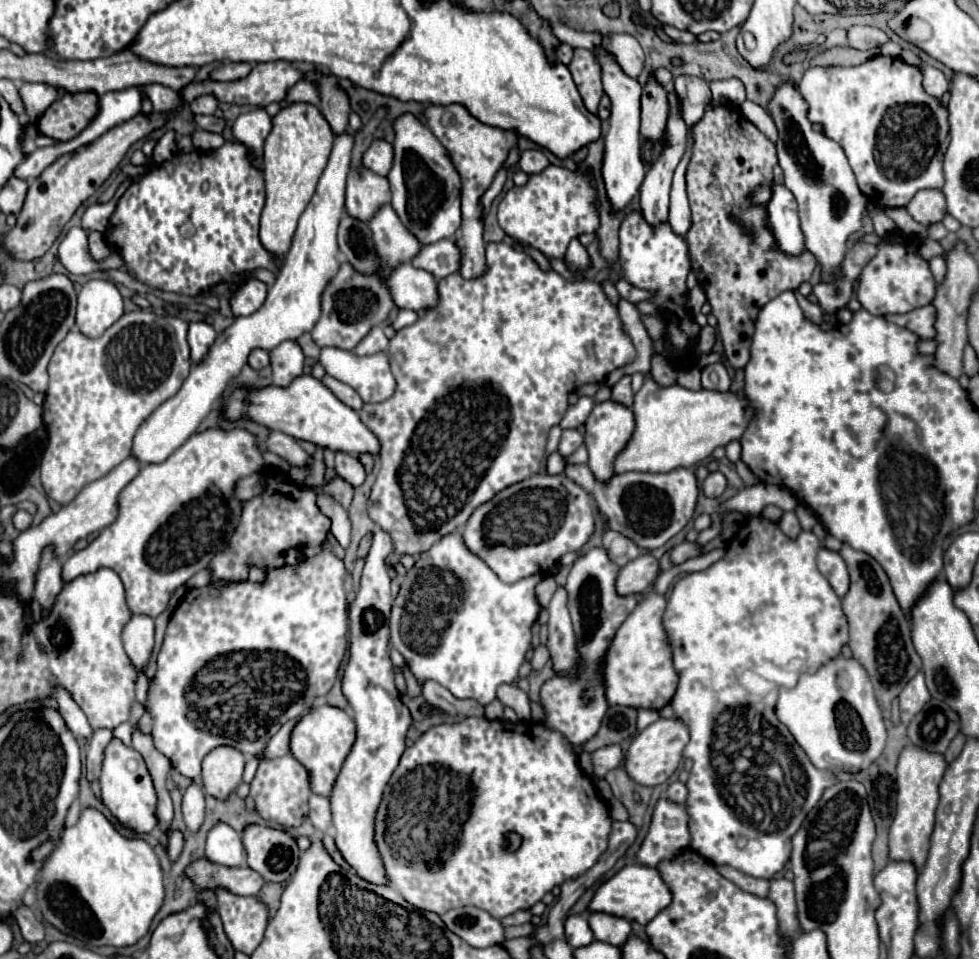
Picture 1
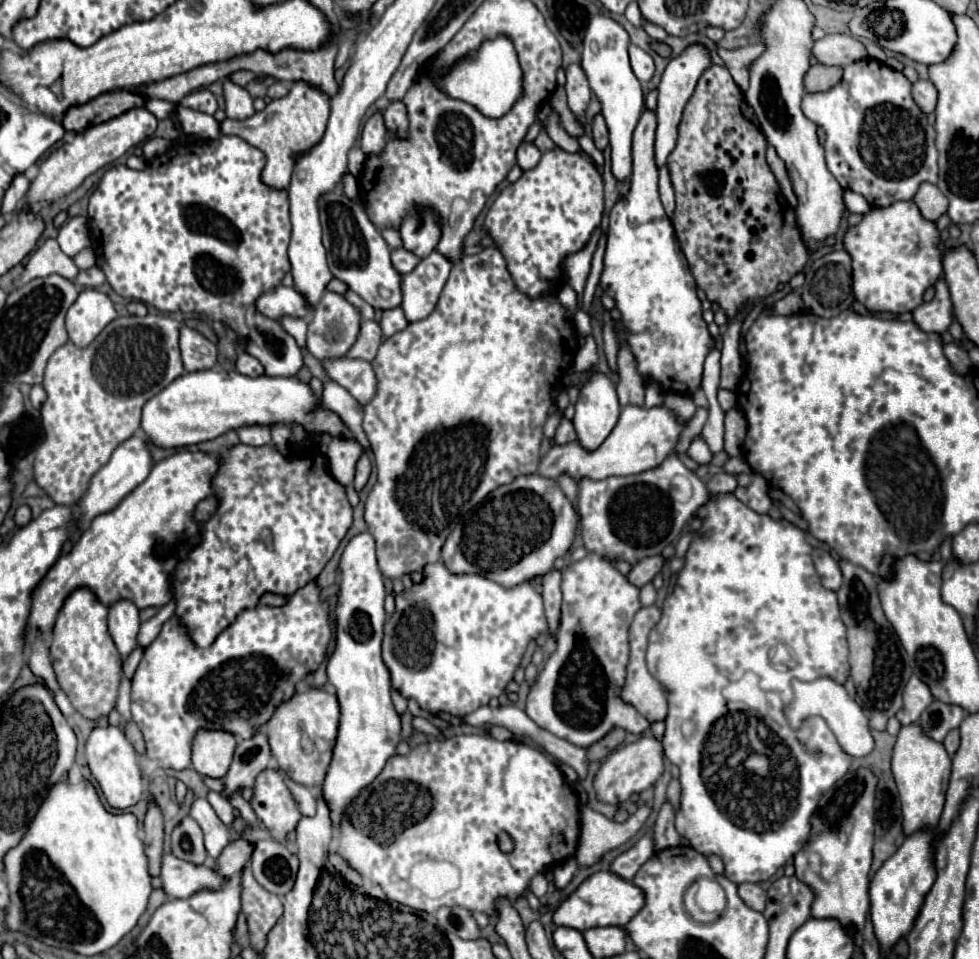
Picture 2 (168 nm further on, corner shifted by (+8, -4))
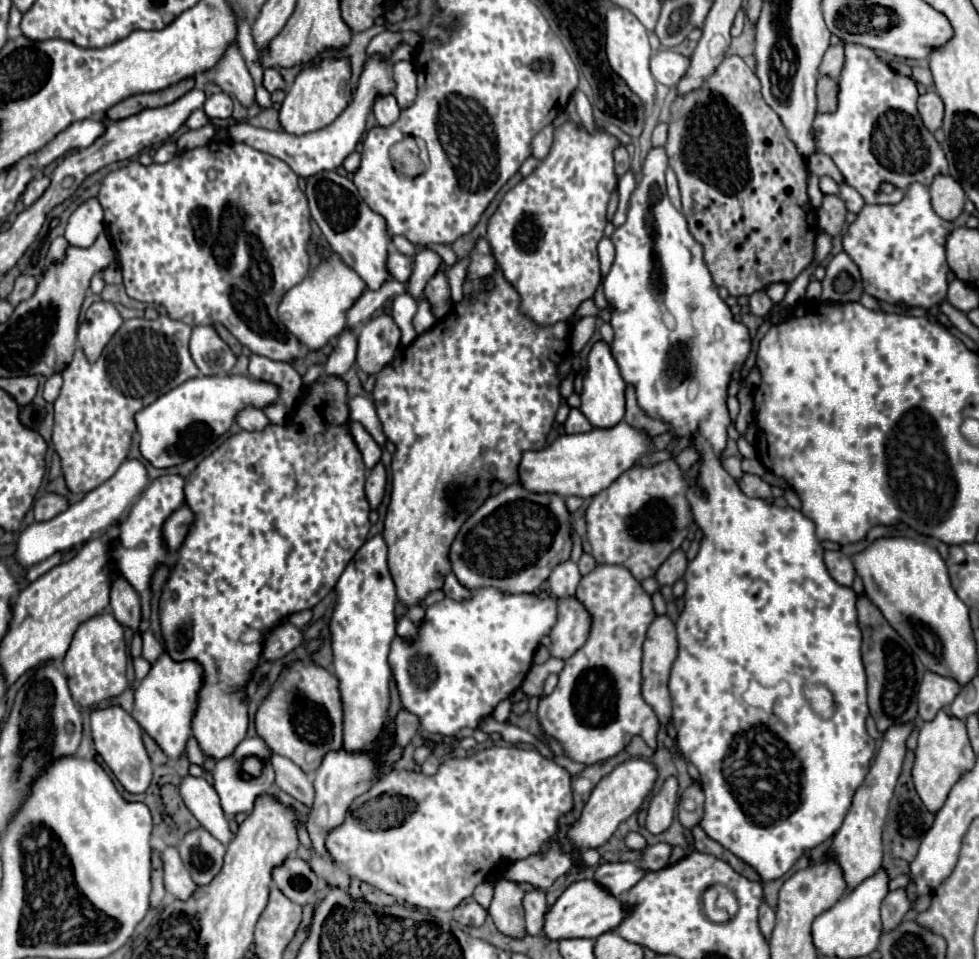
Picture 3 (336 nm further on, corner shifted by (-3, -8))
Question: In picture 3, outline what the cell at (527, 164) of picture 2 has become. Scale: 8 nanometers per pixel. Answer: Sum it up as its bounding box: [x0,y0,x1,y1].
[532,124,554,160]

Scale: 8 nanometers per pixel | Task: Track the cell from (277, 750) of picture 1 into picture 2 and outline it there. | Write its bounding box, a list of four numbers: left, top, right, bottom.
[223,732,273,796]

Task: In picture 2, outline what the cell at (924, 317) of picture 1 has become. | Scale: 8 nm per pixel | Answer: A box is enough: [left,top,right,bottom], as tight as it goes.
[913,278,953,334]

